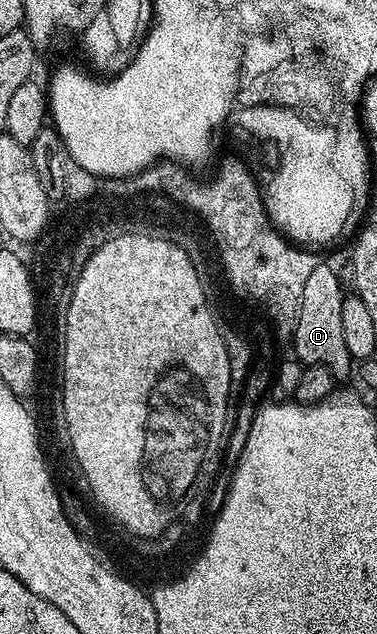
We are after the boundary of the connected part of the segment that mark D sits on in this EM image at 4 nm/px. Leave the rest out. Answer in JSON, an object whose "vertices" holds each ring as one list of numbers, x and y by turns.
{"vertices":[[318,262,316,270,309,275,308,282,304,285,300,317,296,321,296,329,292,336,295,351,293,354,299,363,327,367,338,381,342,381,342,378,352,371,352,360,348,353,348,345,344,345,344,329,340,322,343,298,344,285,338,280,335,268,329,262]]}

